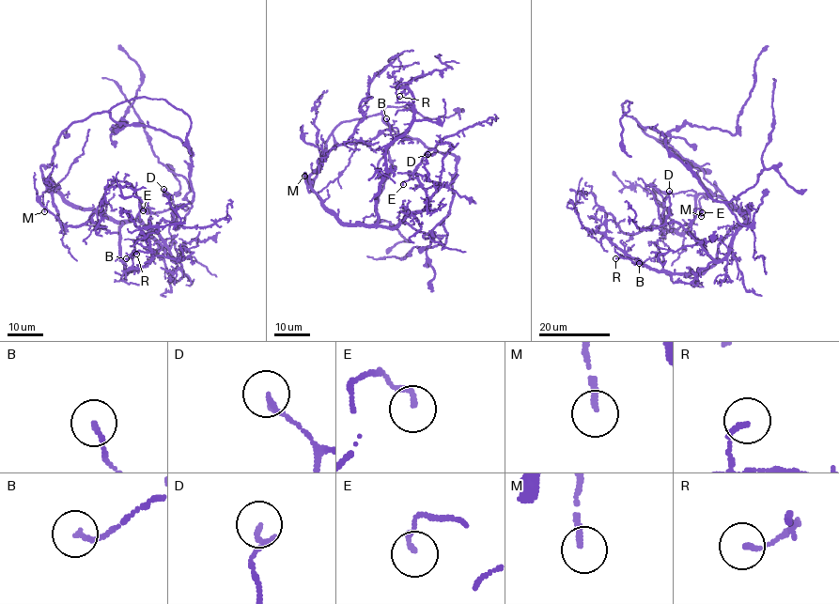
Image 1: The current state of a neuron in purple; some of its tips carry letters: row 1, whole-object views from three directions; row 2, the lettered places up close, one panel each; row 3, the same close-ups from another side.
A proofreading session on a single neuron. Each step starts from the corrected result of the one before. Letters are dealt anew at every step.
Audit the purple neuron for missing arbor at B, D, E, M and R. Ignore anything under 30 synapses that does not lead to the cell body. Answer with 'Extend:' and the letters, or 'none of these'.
Extend: M

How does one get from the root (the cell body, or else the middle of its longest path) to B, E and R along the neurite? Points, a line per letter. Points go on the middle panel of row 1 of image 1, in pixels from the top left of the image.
B: (442, 220), (427, 234), (406, 223), (392, 229), (377, 224), (375, 199), (392, 144), (386, 118)
E: (442, 220), (427, 234), (406, 223), (393, 228), (427, 204), (416, 175), (410, 174), (403, 184)
R: (442, 220), (427, 234), (377, 224), (385, 149), (413, 118), (413, 105), (399, 96)

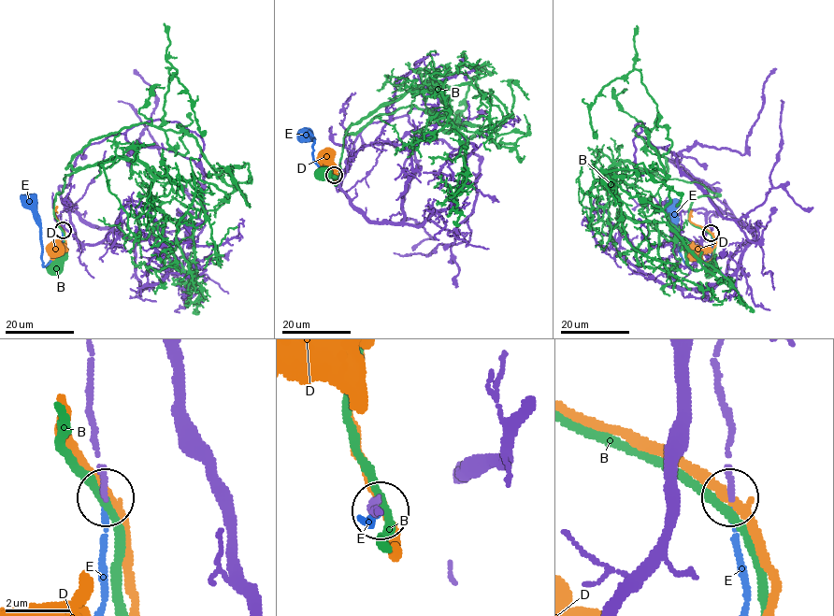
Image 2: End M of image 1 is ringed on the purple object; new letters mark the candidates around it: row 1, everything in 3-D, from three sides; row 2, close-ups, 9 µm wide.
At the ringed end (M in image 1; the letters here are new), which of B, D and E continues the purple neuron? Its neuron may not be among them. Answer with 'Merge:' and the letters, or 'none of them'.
Merge: E

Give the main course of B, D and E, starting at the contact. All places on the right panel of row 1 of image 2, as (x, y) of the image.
B: (711, 234), (714, 247), (713, 258), (709, 266)
D: (711, 232), (715, 242), (713, 256), (705, 262), (694, 257), (695, 254)
E: (711, 233), (711, 258), (700, 269), (693, 271), (679, 250), (677, 225), (668, 207)

